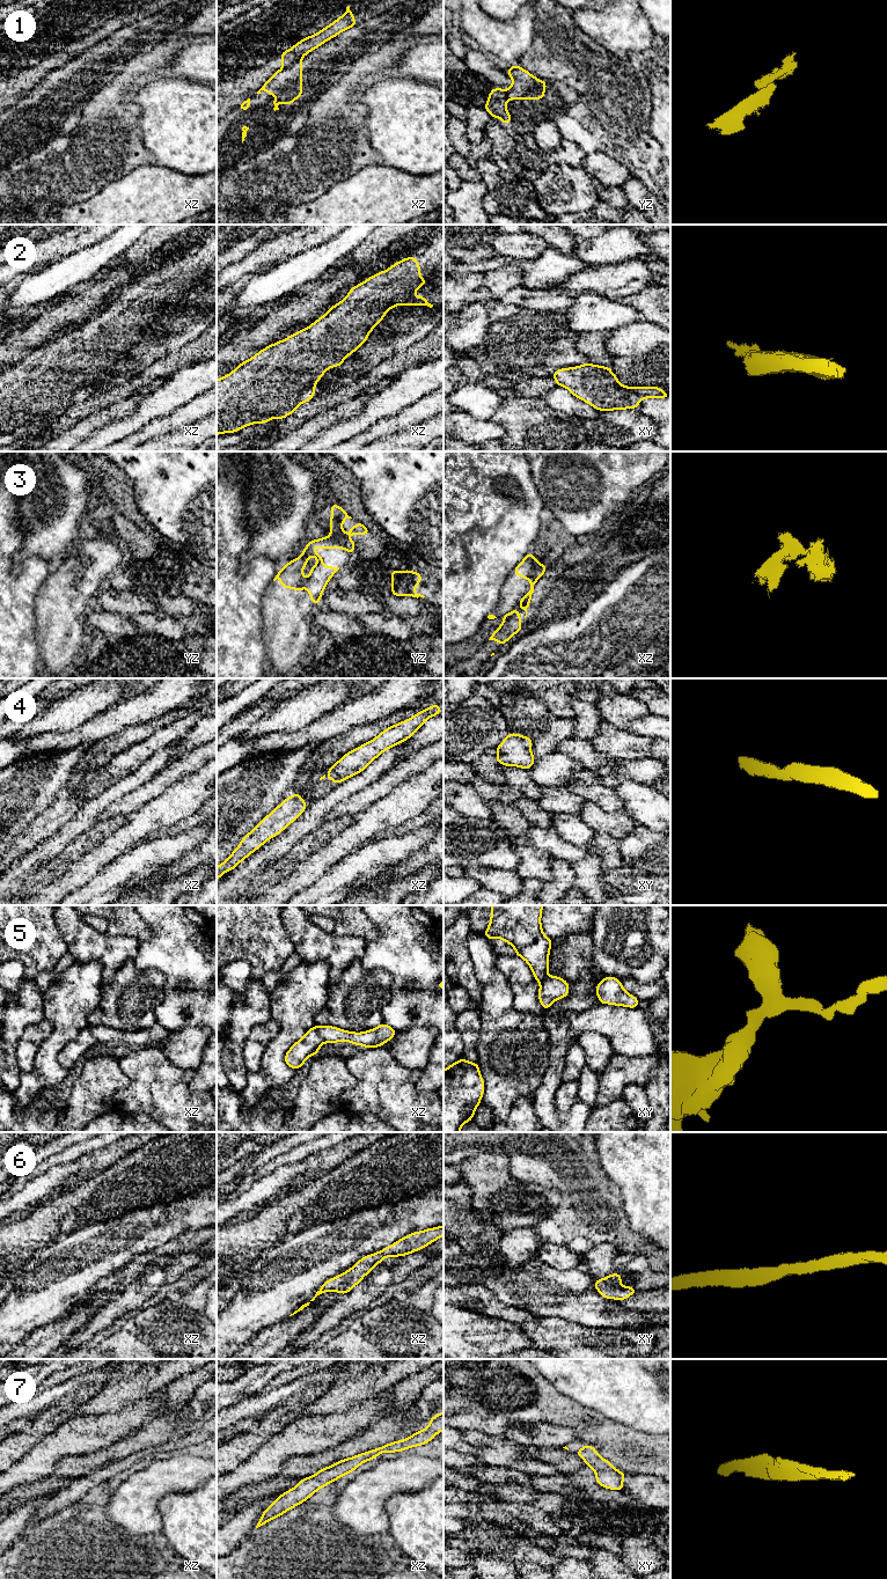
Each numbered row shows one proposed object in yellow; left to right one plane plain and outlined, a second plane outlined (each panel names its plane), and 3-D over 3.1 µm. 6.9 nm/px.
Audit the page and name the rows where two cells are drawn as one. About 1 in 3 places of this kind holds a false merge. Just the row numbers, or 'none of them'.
1, 3, 5

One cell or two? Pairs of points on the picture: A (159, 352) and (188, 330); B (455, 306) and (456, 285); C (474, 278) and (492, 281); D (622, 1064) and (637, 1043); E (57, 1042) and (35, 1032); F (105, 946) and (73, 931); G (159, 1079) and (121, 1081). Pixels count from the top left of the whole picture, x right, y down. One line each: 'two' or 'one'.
A: one
B: one
C: two
D: two
E: two
F: one
G: two

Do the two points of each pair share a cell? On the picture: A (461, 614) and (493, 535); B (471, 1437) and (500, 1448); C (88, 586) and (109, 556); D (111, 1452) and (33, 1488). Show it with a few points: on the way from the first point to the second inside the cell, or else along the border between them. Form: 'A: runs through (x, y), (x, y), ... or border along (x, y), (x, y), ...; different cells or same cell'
A: runs through (461, 594), (461, 579), (471, 568), (474, 555); same cell
B: runs through (478, 1439), (493, 1447); same cell
C: runs through (90, 579), (102, 563); same cell
D: runs through (92, 1461), (71, 1469), (52, 1482); same cell

